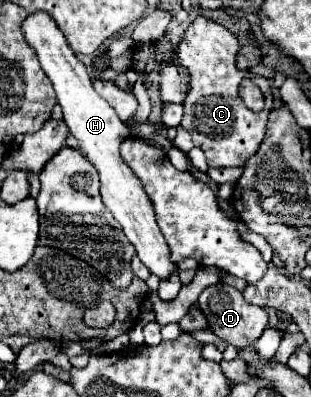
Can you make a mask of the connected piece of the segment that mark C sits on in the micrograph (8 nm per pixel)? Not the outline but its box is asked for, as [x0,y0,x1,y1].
[177,17,273,167]

